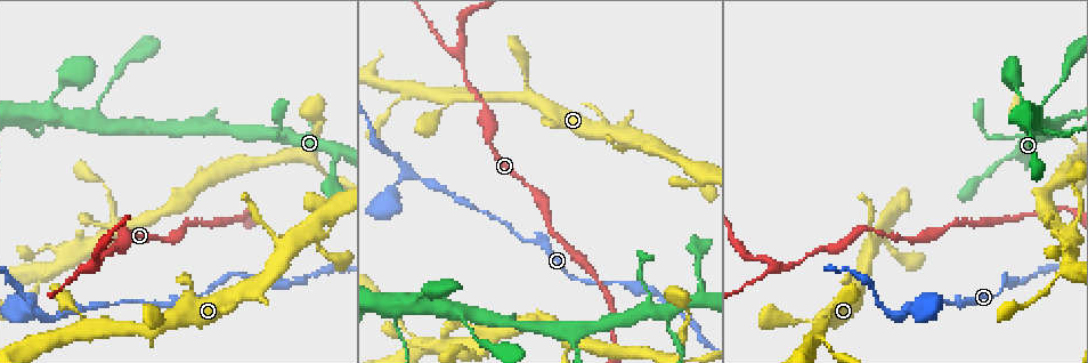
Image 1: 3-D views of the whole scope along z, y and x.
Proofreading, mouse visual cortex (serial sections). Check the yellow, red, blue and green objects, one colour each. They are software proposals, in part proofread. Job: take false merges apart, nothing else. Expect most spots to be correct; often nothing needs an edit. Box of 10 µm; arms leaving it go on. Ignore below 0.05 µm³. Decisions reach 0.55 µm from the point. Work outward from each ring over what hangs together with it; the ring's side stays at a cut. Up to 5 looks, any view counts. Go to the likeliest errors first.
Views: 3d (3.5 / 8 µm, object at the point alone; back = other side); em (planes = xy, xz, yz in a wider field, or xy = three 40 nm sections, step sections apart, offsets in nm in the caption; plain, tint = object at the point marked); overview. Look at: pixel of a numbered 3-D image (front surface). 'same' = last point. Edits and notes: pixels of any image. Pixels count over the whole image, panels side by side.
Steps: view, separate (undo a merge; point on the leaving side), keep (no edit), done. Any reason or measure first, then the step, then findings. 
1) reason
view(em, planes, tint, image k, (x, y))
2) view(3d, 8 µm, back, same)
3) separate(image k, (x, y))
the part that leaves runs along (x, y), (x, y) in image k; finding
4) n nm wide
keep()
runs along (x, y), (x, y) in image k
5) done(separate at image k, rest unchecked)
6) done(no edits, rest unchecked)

arms part here
view(em, xy, step 1, tint, image 1, (776, 268))

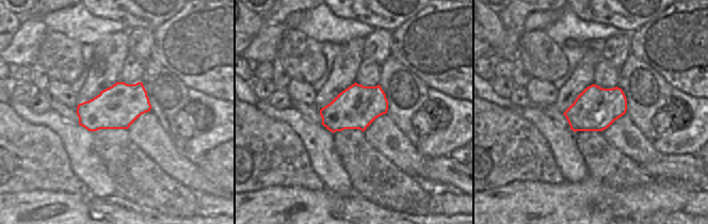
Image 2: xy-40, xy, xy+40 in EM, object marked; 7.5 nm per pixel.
view(3d, 3.5 µm, back, same)

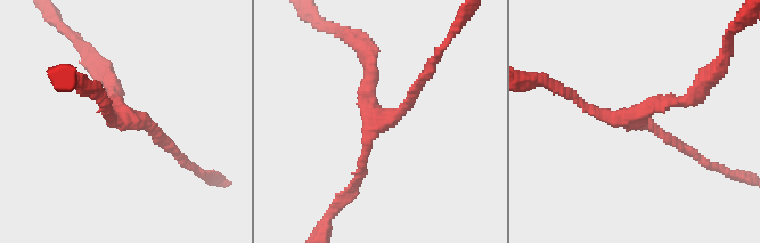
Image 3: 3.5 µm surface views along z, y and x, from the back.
keep()
runs along (351, 185), (372, 127), (368, 59) in image 3; all the same cell

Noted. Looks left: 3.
three arms meet
view(3d, 3.5 µm, back, image 1, (895, 318))

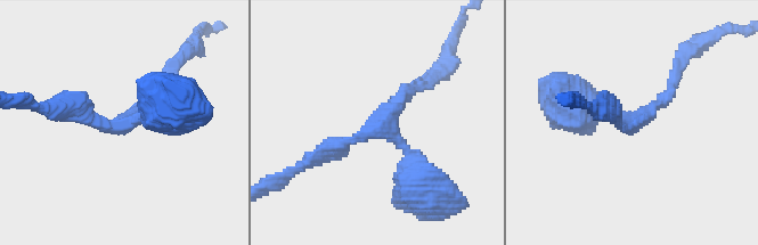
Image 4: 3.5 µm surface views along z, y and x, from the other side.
3 arms; arms of 150, 250, 250 nm
view(em, xy, step 3, tint, image 4, (380, 127))

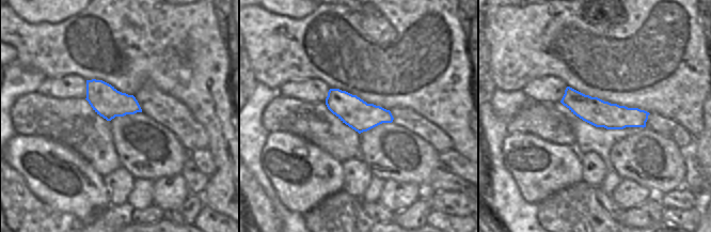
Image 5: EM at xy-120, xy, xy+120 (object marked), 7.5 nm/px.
another direction
view(em, xy, step 1, tint, same)

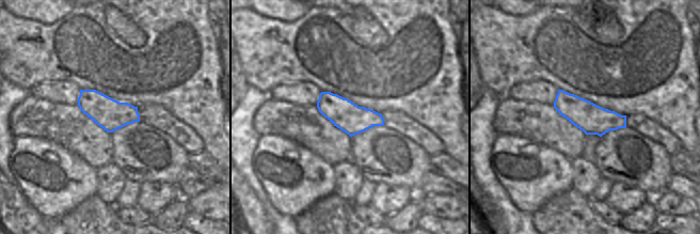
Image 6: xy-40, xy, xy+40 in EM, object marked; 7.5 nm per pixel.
keep()
runs along (318, 155), (381, 127), (420, 185) in image 4; continuous, no second cell

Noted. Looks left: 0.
done(no edits, rest unchecked)

